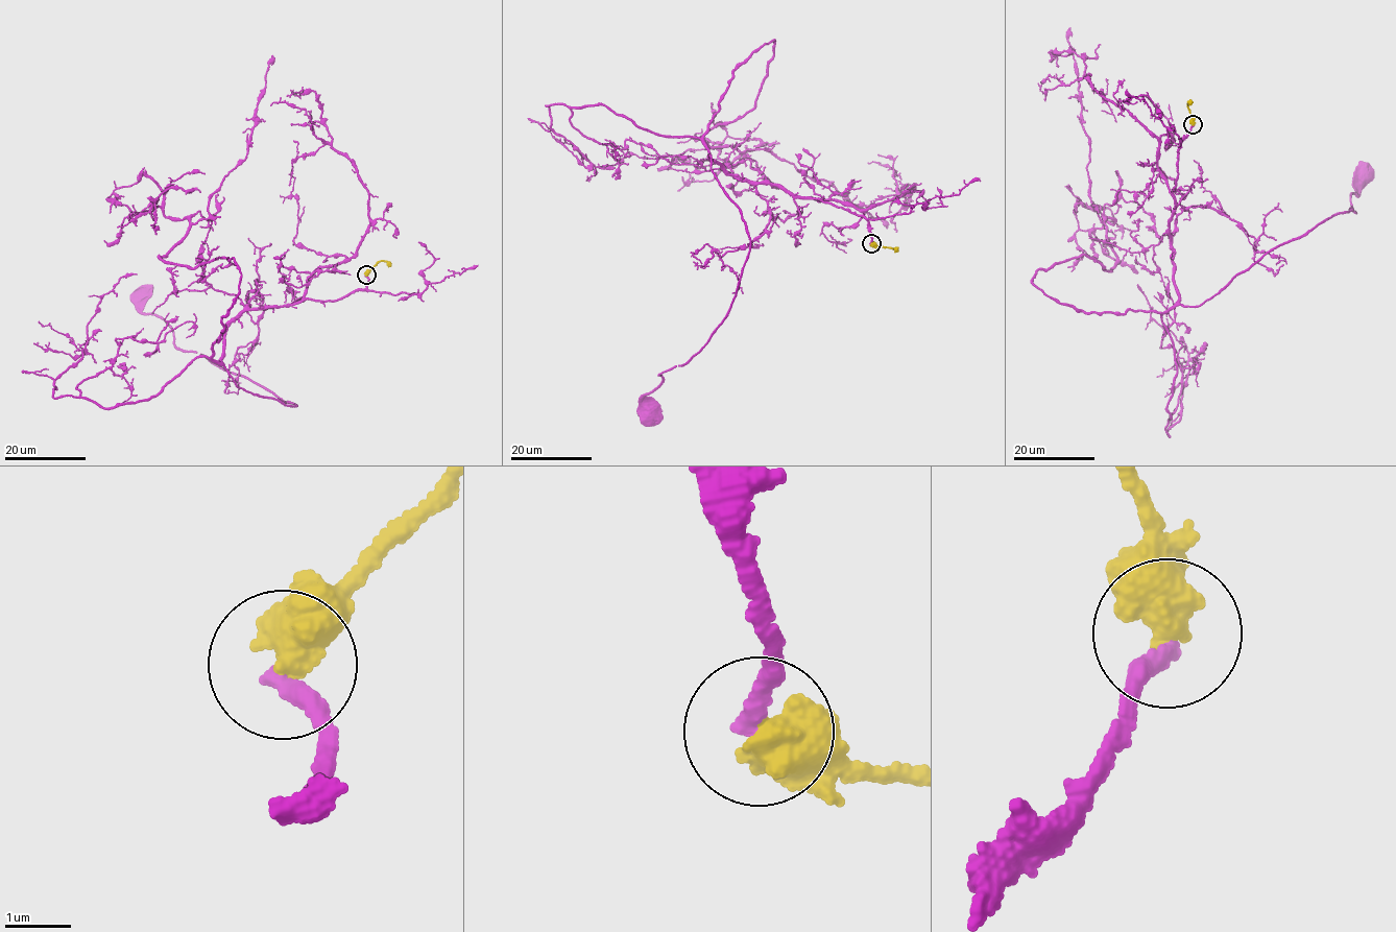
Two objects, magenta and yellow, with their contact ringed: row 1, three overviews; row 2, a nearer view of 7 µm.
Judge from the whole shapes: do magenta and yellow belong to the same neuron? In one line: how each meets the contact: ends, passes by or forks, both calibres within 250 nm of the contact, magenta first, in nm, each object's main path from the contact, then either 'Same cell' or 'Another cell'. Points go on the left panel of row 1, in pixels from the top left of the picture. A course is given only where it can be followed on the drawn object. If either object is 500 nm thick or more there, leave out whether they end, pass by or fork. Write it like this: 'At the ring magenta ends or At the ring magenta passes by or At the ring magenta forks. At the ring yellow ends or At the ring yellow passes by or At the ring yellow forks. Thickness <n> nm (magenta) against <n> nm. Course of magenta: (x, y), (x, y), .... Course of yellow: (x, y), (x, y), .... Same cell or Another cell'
Thickness 220 nm (magenta) against 700 nm. Course of magenta: (366, 275), (366, 288), (247, 310), (227, 327), (221, 363), (237, 387), (293, 407), (178, 349), (141, 296). Course of yellow: (366, 275), (380, 261), (391, 266). Another cell

